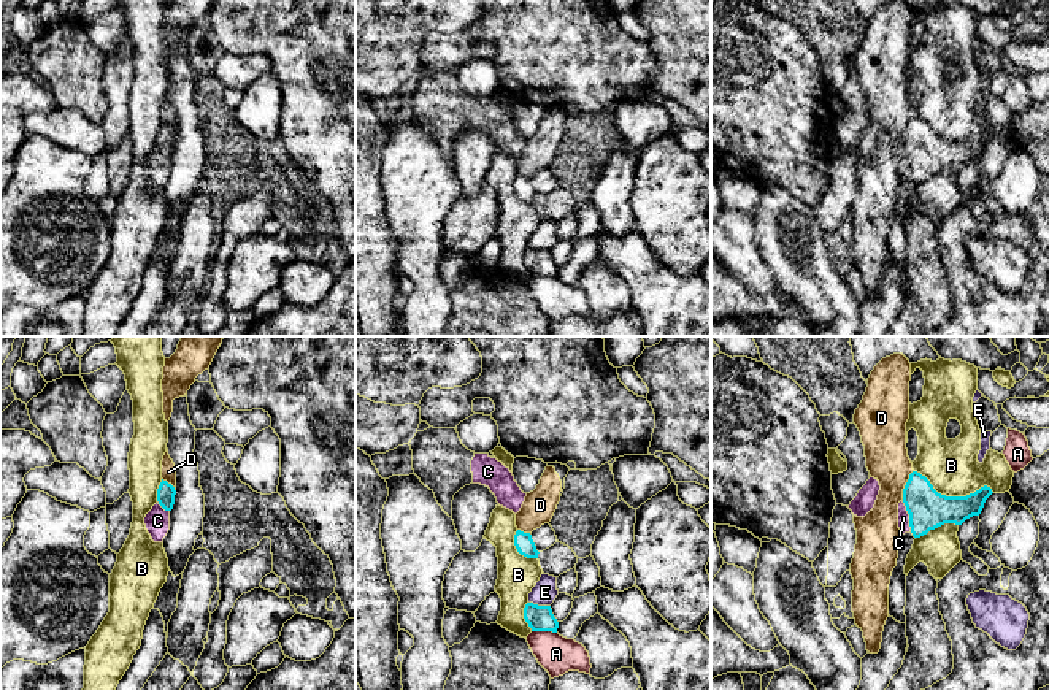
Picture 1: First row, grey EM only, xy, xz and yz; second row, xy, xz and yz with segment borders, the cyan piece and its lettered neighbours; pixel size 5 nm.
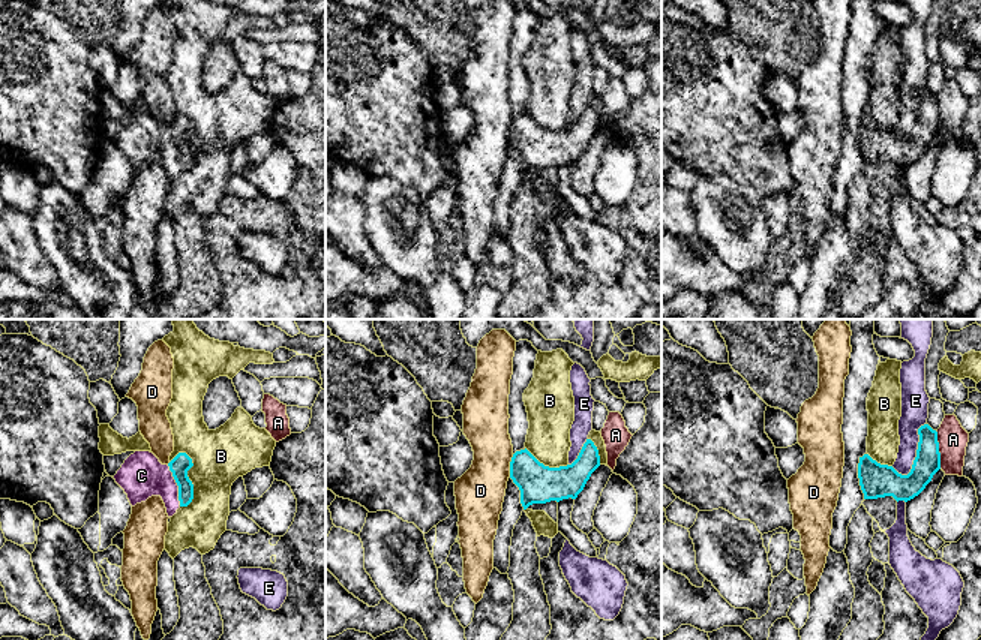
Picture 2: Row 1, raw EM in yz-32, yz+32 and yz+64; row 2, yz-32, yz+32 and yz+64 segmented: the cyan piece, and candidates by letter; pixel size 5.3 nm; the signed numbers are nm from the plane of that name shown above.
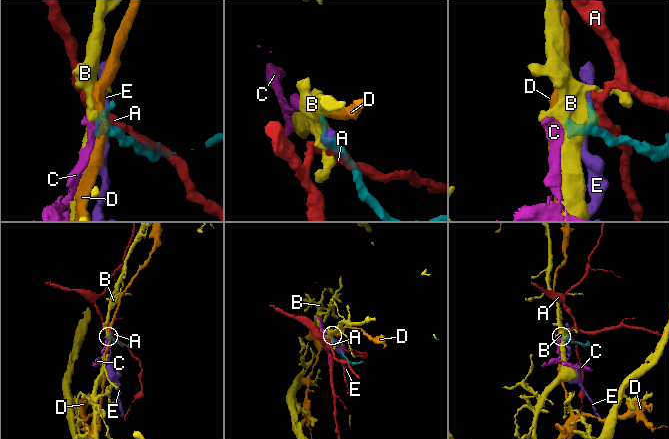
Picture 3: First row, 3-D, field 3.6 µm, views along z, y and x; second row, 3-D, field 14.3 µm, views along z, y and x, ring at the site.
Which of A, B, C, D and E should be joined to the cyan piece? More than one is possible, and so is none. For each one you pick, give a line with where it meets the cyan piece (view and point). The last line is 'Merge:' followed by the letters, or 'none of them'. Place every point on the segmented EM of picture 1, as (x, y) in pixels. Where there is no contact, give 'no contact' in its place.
C: meets cyan in yz at (910, 516)
Merge: C

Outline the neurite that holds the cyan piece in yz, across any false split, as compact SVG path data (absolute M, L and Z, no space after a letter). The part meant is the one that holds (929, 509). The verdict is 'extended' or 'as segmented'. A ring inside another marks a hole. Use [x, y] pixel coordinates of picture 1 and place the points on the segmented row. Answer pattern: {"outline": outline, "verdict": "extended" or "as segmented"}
{"outline": "M913 471L898 503L900 533L911 531L914 538L920 538L944 523L962 525L981 514L992 493L992 489L984 485L966 496L946 496L938 493L925 476Z", "verdict": "extended"}

